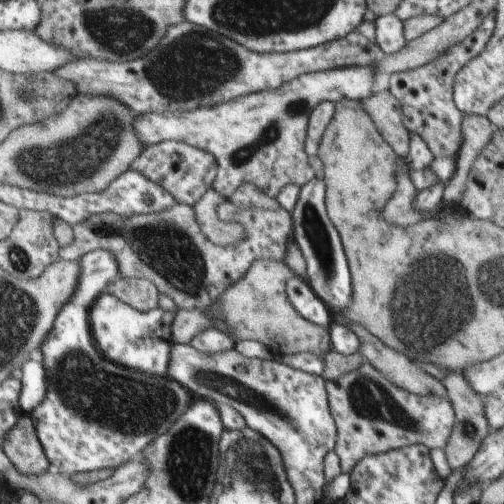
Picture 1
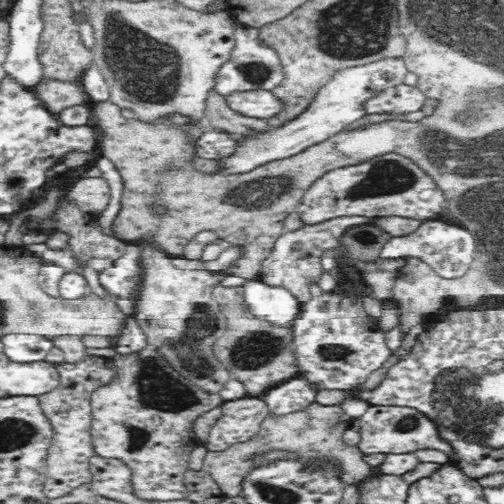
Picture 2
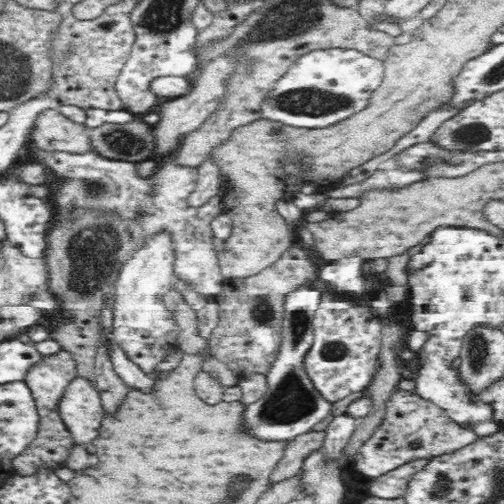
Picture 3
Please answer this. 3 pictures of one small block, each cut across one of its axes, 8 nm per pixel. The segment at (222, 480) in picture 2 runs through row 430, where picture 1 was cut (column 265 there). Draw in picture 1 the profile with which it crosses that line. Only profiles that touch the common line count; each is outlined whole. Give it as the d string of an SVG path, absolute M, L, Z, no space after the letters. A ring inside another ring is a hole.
M255 260L249 270L233 284L227 286L225 294L217 302L215 310L209 314L199 312L199 310L181 310L179 320L175 322L175 344L187 344L191 346L193 338L205 332L207 328L221 328L227 336L231 334L235 342L261 342L271 350L271 354L285 356L285 354L317 354L325 356L331 352L331 336L329 330L319 328L305 318L301 318L293 306L289 304L285 296L285 282L291 278L291 270L283 262L275 260ZM213 316L219 316L217 320ZM225 322L227 324L225 324Z

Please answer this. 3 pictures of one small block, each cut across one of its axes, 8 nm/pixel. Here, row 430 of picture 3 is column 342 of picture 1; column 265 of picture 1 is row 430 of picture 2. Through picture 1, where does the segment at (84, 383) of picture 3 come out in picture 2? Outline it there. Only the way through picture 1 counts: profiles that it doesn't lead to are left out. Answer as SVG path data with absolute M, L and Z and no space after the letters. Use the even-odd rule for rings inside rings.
M148 346L146 350L130 352L130 354L114 354L112 364L118 370L118 376L104 384L92 396L92 446L96 456L104 456L108 460L122 460L128 464L134 476L134 494L140 500L186 500L190 492L186 490L186 476L188 476L188 460L190 452L198 444L196 440L196 418L204 416L210 410L216 410L224 404L220 394L206 394L198 388L198 384L188 382L182 374L166 362L166 358L154 348Z

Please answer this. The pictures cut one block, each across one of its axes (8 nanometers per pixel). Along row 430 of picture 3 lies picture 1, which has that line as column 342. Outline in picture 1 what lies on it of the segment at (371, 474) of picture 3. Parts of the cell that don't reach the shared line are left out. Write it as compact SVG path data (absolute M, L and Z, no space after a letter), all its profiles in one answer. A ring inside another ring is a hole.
M363 362L357 370L335 380L327 380L329 410L337 428L335 454L341 472L351 472L363 458L403 446L423 446L425 450L443 450L453 430L455 414L451 402L439 396L417 396L397 388L391 380Z

